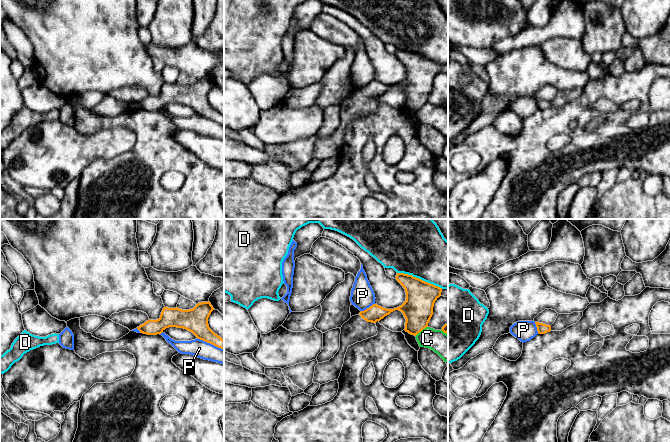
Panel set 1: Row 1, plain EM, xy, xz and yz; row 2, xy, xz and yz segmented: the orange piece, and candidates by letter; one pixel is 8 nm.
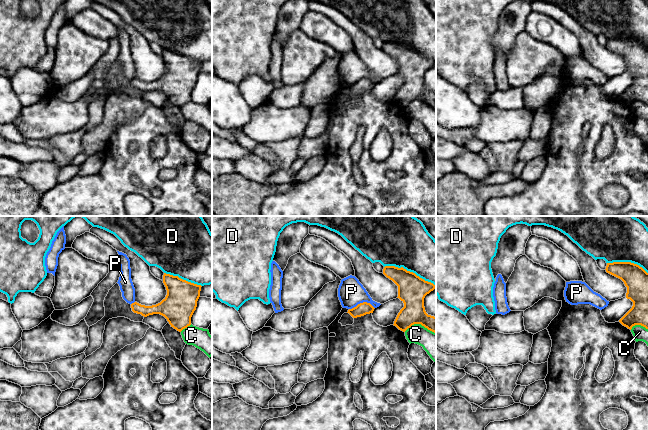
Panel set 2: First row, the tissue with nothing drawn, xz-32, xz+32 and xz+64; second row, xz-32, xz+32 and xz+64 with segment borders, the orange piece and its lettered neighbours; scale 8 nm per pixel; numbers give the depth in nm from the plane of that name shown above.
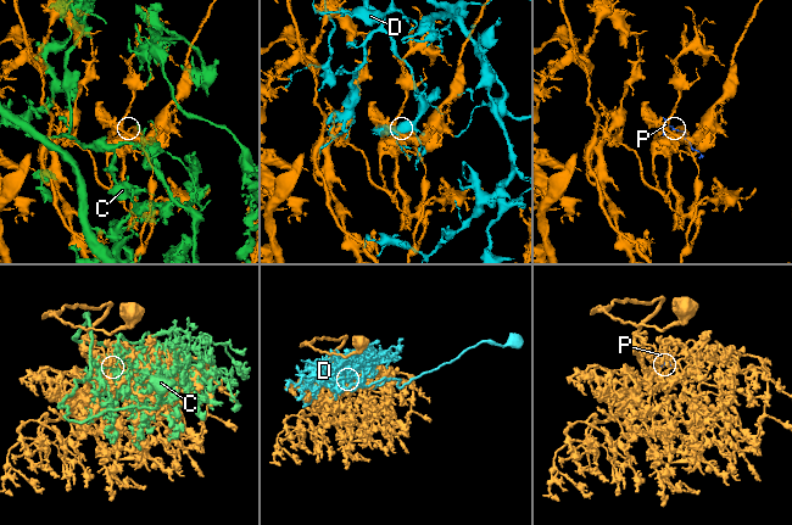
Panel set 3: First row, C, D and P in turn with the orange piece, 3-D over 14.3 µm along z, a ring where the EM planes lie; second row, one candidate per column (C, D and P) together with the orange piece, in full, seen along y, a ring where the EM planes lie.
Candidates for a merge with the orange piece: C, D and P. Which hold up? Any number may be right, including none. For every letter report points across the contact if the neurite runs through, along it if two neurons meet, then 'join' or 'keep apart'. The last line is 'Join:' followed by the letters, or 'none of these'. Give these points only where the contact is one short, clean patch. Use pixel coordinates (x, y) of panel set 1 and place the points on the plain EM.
C: keep apart
D: keep apart
P: keep apart
Join: none of these

